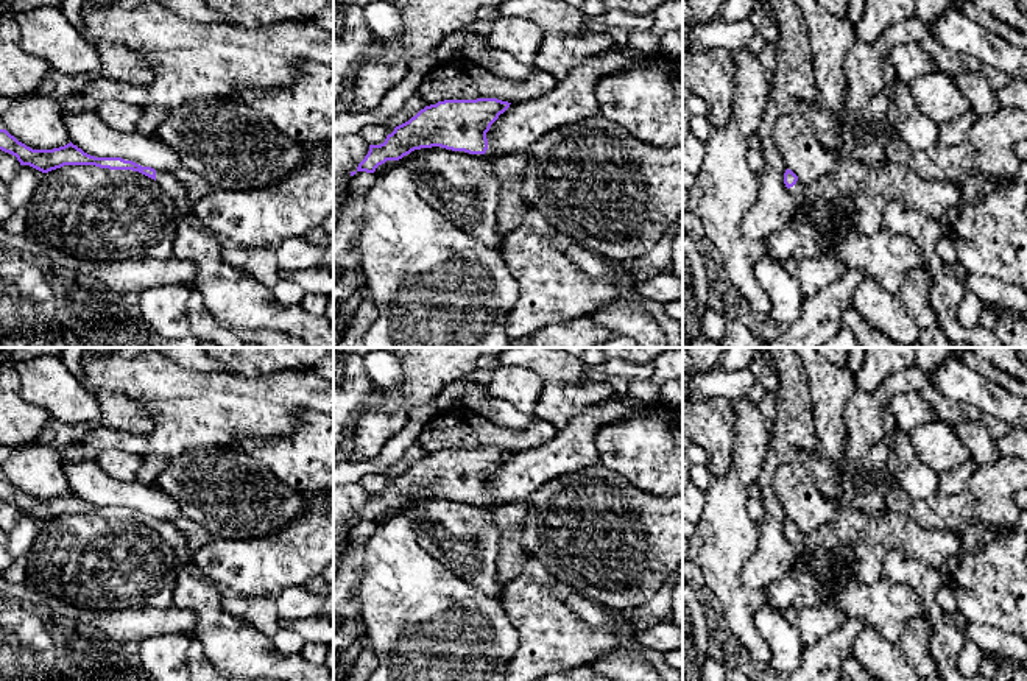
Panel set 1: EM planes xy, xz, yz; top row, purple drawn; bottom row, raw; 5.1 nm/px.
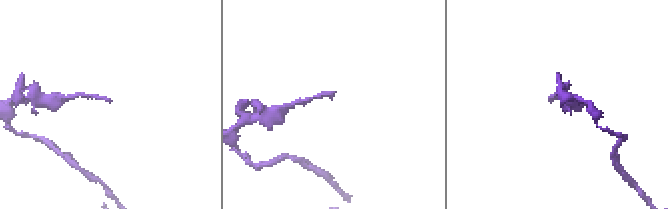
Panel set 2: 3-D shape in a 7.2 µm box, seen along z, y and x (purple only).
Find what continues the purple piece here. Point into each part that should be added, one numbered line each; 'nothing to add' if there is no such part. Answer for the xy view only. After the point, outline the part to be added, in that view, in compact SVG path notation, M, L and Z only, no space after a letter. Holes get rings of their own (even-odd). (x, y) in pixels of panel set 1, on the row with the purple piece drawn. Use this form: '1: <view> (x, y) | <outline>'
1: xy (167, 181) | M156 170L156 182L159 182L162 189L175 196L181 218L195 226L199 226L199 221L193 213L193 204L187 199L187 192L181 182L171 173L164 173L159 170Z

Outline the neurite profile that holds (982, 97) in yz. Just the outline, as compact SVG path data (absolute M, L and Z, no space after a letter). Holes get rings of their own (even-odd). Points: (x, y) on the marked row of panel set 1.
M962 72L952 75L958 92L969 101L977 115L991 115L1001 109L997 89L982 73Z

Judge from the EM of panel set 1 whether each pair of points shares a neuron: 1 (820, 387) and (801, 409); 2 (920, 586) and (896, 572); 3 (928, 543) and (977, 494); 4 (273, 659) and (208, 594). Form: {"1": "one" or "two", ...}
{"1": "two", "2": "one", "3": "two", "4": "one"}

